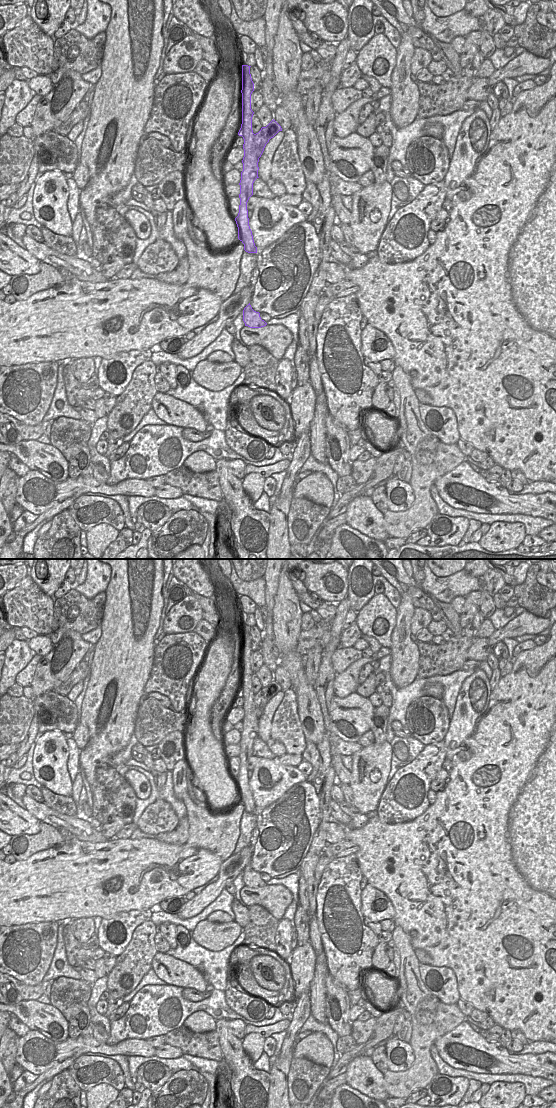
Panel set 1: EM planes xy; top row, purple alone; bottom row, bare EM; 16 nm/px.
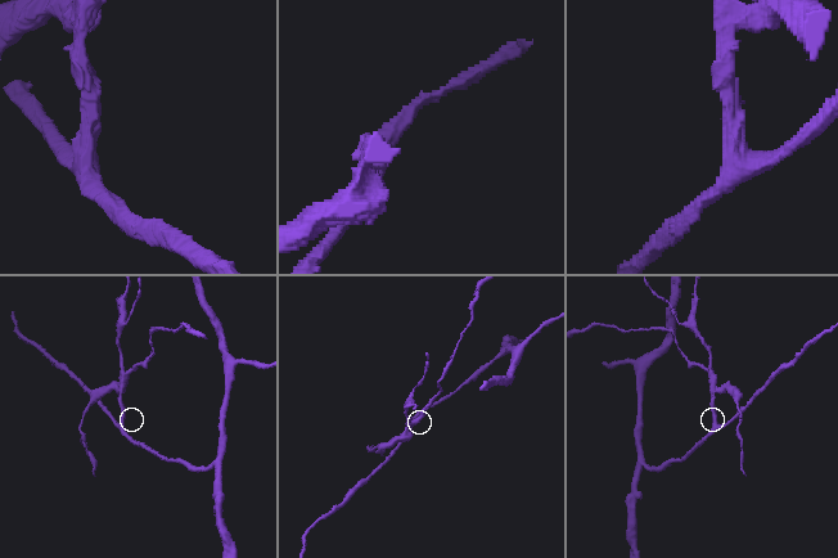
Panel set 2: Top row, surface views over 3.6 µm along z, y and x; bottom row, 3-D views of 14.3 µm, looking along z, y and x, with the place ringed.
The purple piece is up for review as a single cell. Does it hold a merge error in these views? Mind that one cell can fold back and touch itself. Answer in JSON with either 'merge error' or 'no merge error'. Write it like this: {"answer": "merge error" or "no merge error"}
{"answer": "merge error"}

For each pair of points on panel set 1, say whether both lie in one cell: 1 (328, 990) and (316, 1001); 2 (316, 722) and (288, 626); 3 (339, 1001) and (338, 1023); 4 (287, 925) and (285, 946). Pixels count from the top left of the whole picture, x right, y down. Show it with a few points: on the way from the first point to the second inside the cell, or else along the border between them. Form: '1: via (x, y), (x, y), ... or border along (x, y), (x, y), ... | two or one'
1: border along (329, 974), (322, 988), (322, 1001), (327, 1017) | two
2: via (307, 698), (289, 658), (288, 650) | one
3: via (339, 1006), (339, 1018) | one
4: via (285, 930), (285, 941) | one

